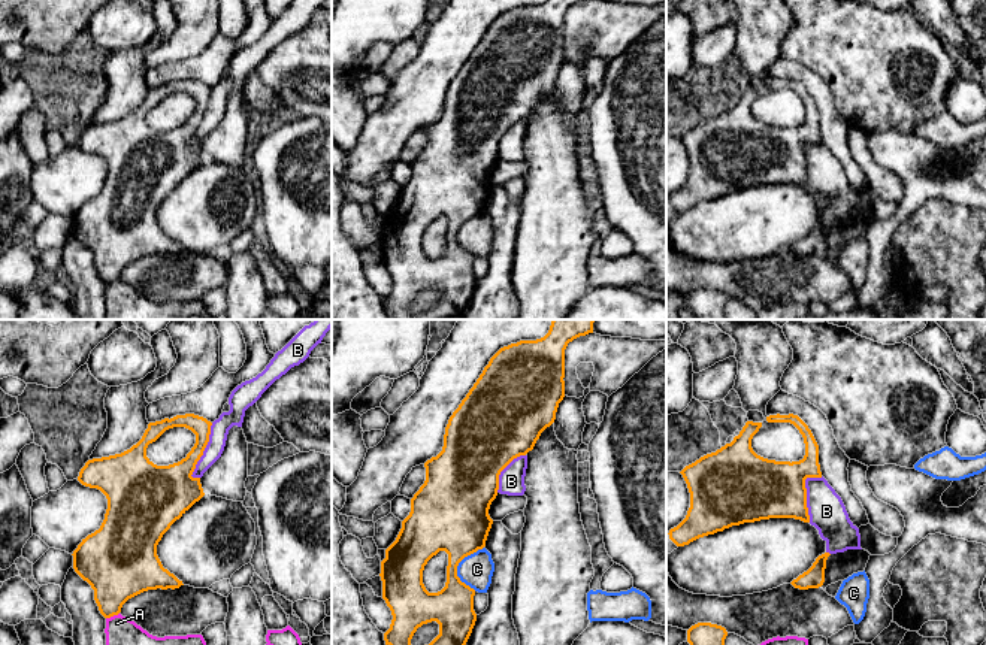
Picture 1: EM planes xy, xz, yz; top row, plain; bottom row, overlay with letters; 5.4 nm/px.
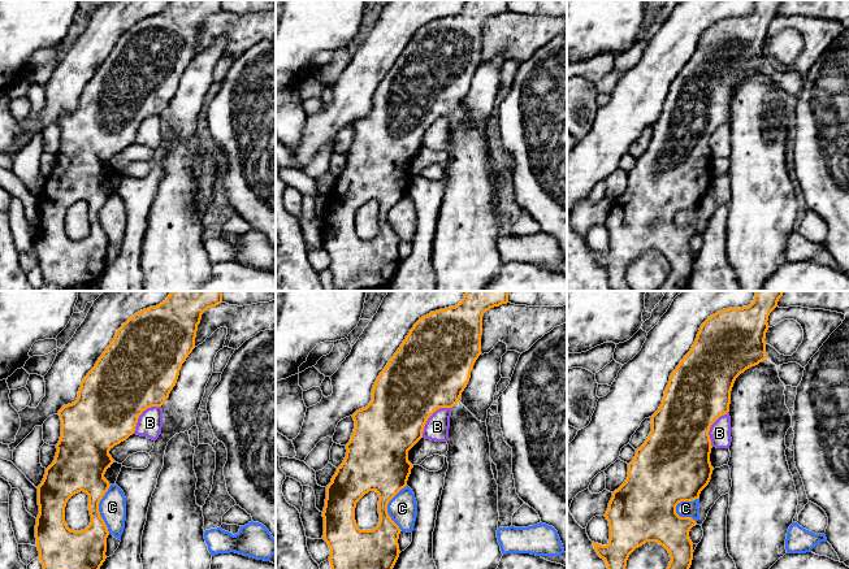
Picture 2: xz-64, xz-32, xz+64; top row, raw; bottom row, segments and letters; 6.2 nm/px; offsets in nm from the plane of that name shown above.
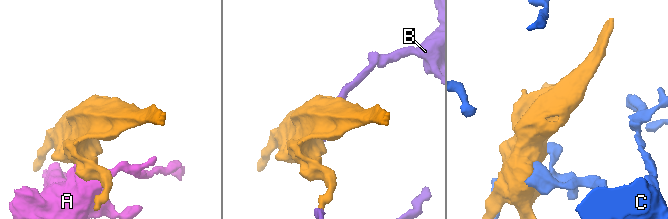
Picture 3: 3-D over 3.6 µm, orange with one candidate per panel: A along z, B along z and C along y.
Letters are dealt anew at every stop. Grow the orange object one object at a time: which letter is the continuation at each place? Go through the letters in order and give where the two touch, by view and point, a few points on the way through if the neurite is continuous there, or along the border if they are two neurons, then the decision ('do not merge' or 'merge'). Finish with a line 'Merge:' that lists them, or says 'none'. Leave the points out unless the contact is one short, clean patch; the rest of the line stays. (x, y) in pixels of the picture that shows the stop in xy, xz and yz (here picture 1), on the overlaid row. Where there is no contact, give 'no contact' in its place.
A: xy (112, 615) | along xy (118, 612), (106, 618) | do not merge
B: xy (203, 450) | do not merge
C: xz (457, 565) | do not merge
Merge: none

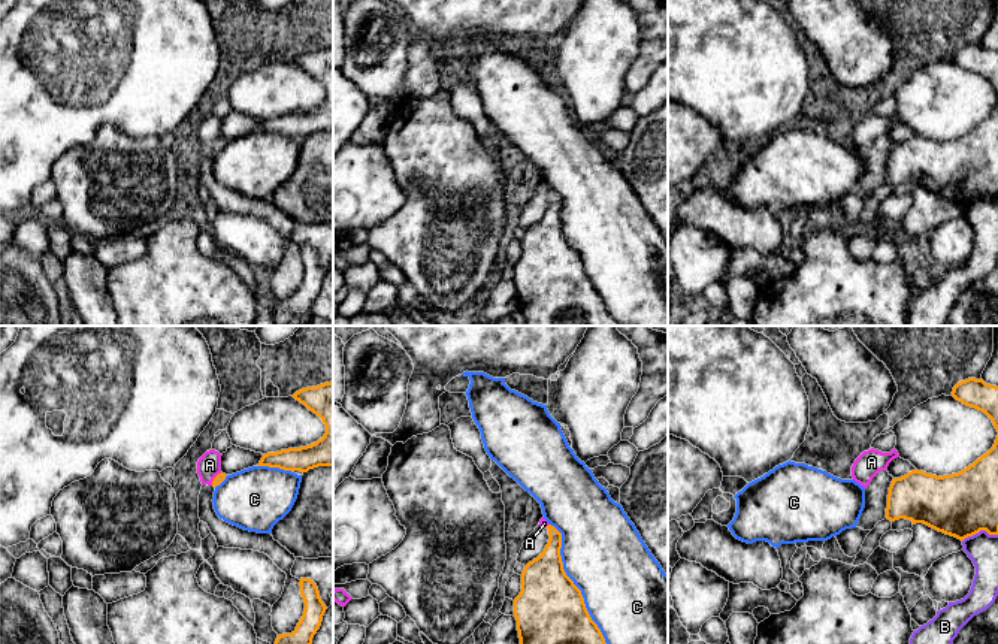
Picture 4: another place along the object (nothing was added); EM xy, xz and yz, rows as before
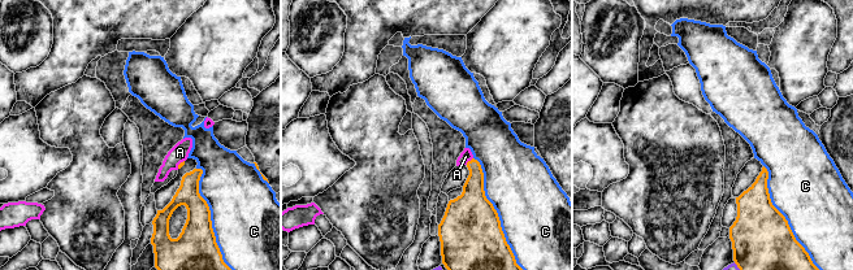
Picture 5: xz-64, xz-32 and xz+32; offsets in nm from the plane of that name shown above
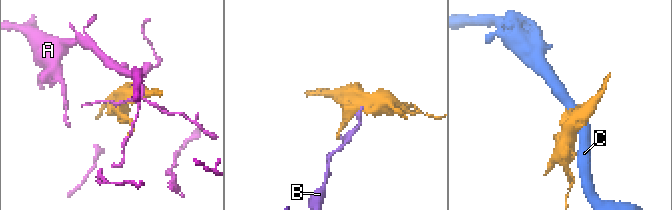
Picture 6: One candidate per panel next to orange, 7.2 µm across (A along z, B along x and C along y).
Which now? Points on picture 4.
A: xy (214, 478) | along xy (221, 472), (211, 484) | do not merge
B: yz (979, 531) | do not merge
C: xz (572, 583) | do not merge
Merge: none

